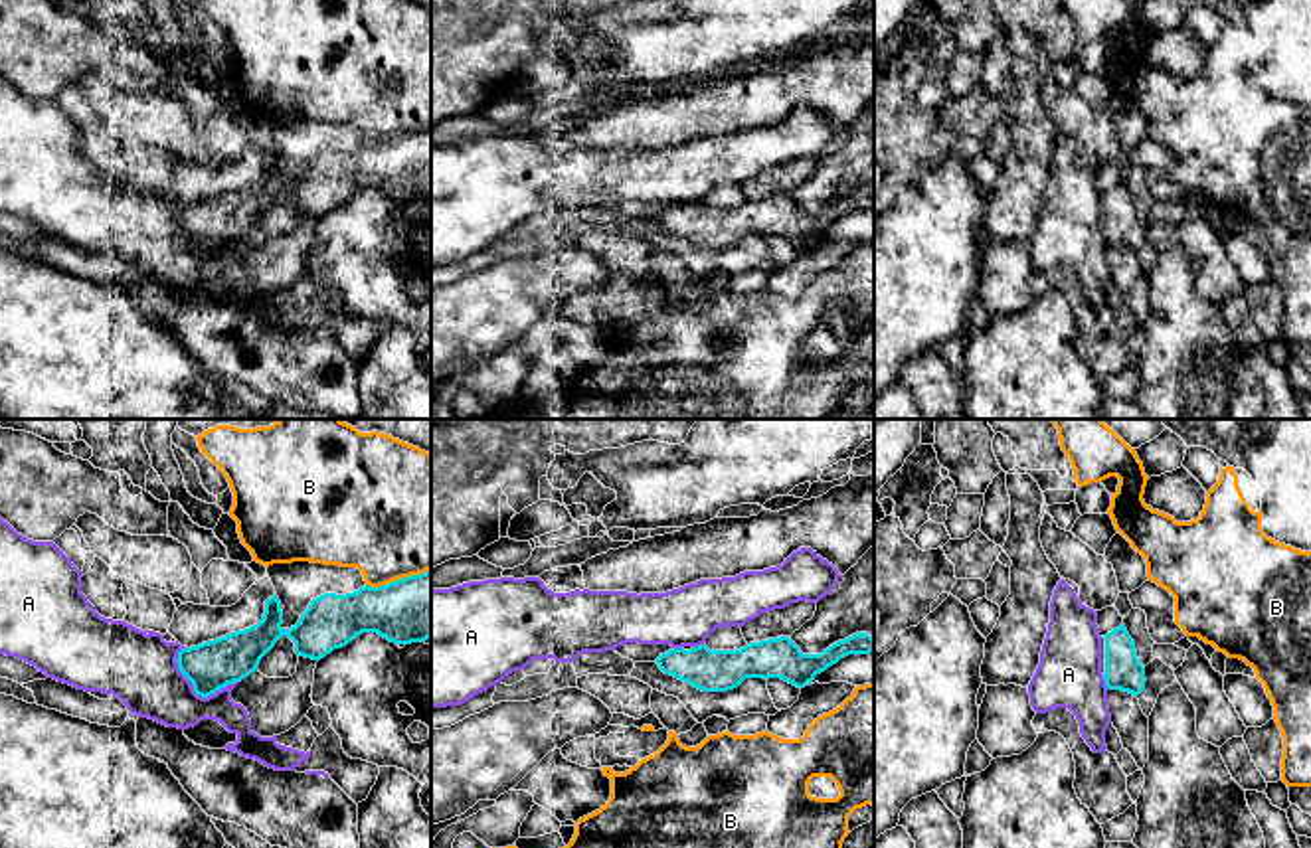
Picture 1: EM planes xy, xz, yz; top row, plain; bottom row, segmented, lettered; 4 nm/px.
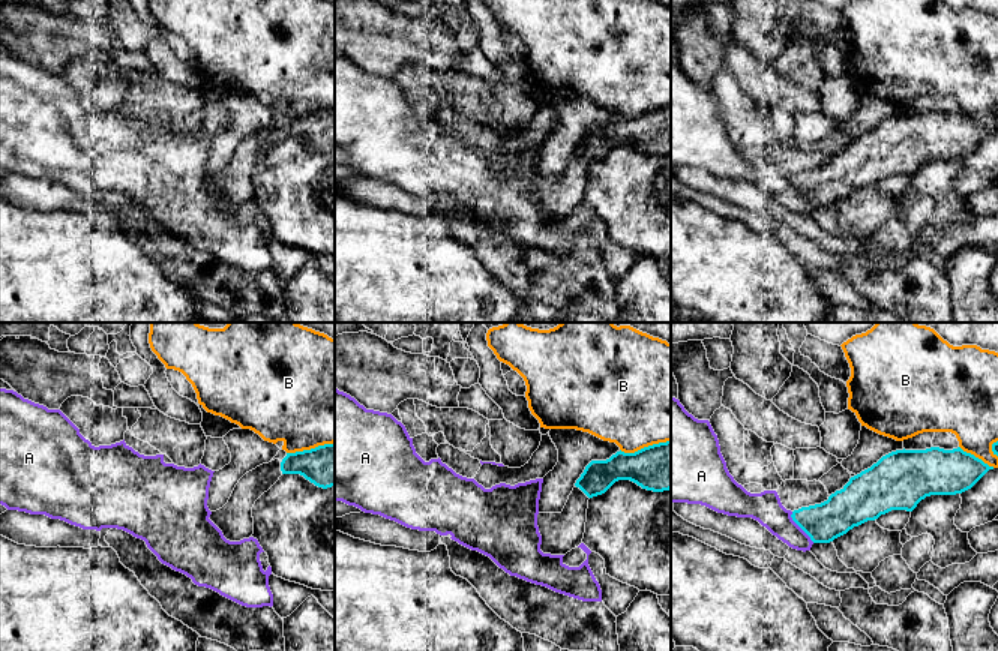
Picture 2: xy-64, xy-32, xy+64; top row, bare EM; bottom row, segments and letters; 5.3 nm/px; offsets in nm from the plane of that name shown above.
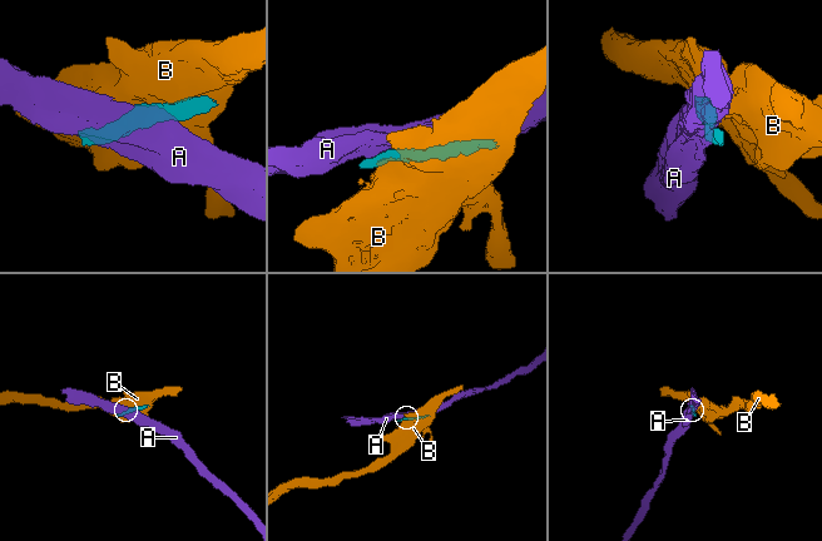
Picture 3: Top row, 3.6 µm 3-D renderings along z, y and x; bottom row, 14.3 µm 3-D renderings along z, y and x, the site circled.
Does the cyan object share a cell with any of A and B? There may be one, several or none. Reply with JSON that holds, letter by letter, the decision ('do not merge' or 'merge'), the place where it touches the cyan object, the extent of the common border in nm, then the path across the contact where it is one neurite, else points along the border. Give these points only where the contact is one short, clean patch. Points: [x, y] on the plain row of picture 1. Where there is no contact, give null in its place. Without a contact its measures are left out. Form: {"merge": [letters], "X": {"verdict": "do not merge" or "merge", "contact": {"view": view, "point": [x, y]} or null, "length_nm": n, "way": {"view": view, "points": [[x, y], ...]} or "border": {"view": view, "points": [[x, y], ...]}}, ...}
{"merge": [], "A": {"verdict": "do not merge", "contact": {"view": "xy", "point": [198, 252]}, "length_nm": 280}, "B": {"verdict": "do not merge", "contact": {"view": "xy", "point": [398, 137]}, "length_nm": 280, "border": {"view": "xy", "points": [[430, 125], [386, 141], [366, 143]]}}}

